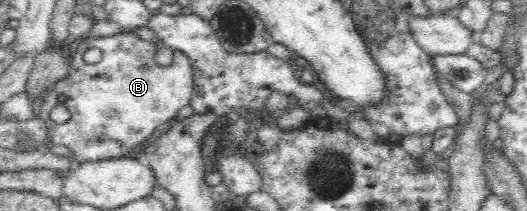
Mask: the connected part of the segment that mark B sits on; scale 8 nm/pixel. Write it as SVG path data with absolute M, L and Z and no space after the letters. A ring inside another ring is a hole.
M124 31L104 38L100 36L100 38L85 40L72 56L68 76L55 82L53 88L42 97L38 118L47 125L50 144L63 144L68 147L75 157L75 163L128 156L132 149L142 146L143 142L156 132L158 126L174 118L182 107L190 105L194 83L193 65L189 56L173 50L174 57L170 66L159 66L154 59L158 48L162 48L161 43L146 42L136 34ZM92 47L98 48L102 57L99 62L88 64L82 59L82 54ZM58 96L64 96L64 106L71 114L64 124L57 124L50 119L50 111L58 104Z

